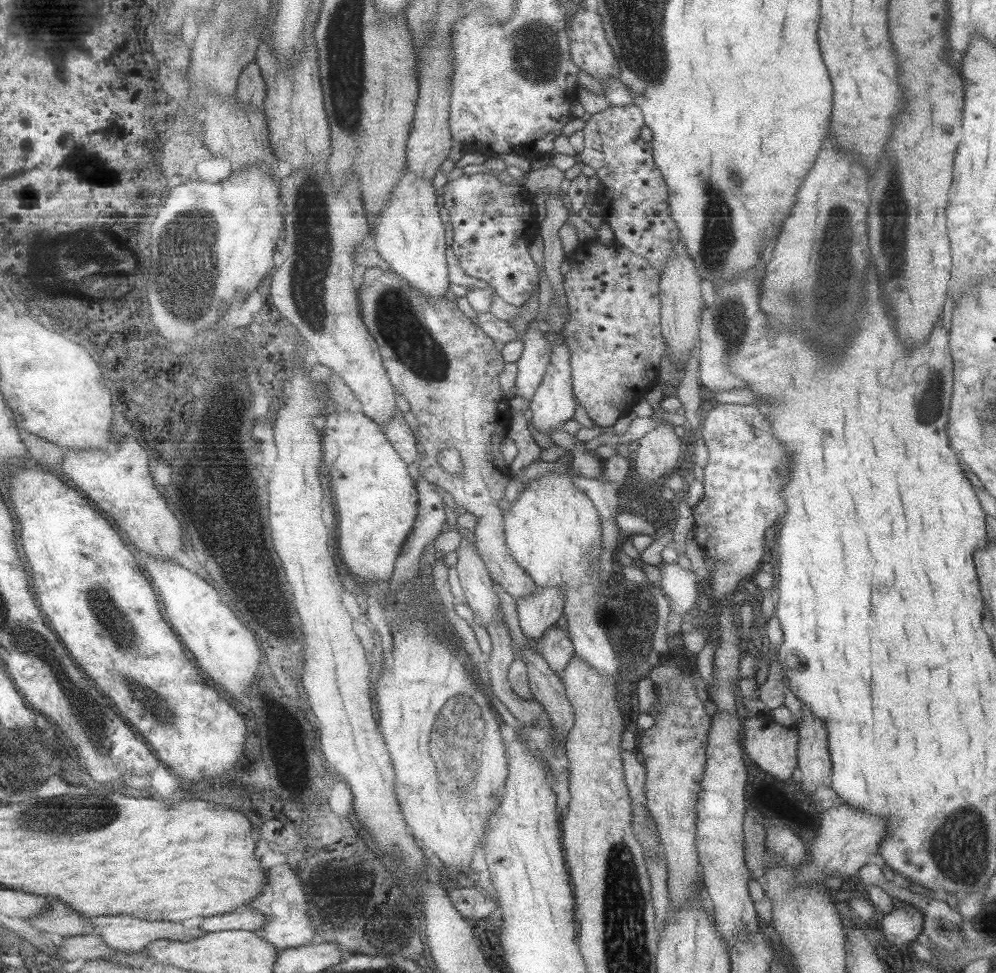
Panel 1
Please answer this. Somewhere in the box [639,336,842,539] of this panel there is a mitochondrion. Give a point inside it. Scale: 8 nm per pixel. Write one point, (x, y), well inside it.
(779, 469)

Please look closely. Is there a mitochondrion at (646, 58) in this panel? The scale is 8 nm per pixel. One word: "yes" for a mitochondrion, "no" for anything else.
yes

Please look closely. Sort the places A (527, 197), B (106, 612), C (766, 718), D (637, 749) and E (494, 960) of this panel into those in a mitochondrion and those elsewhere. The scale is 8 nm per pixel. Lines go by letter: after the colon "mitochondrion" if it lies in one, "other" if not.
A: other
B: mitochondrion
C: other
D: other
E: other

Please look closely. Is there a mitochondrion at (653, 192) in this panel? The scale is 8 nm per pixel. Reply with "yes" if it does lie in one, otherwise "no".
no

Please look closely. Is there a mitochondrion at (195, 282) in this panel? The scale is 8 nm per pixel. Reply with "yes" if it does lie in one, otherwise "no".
yes

